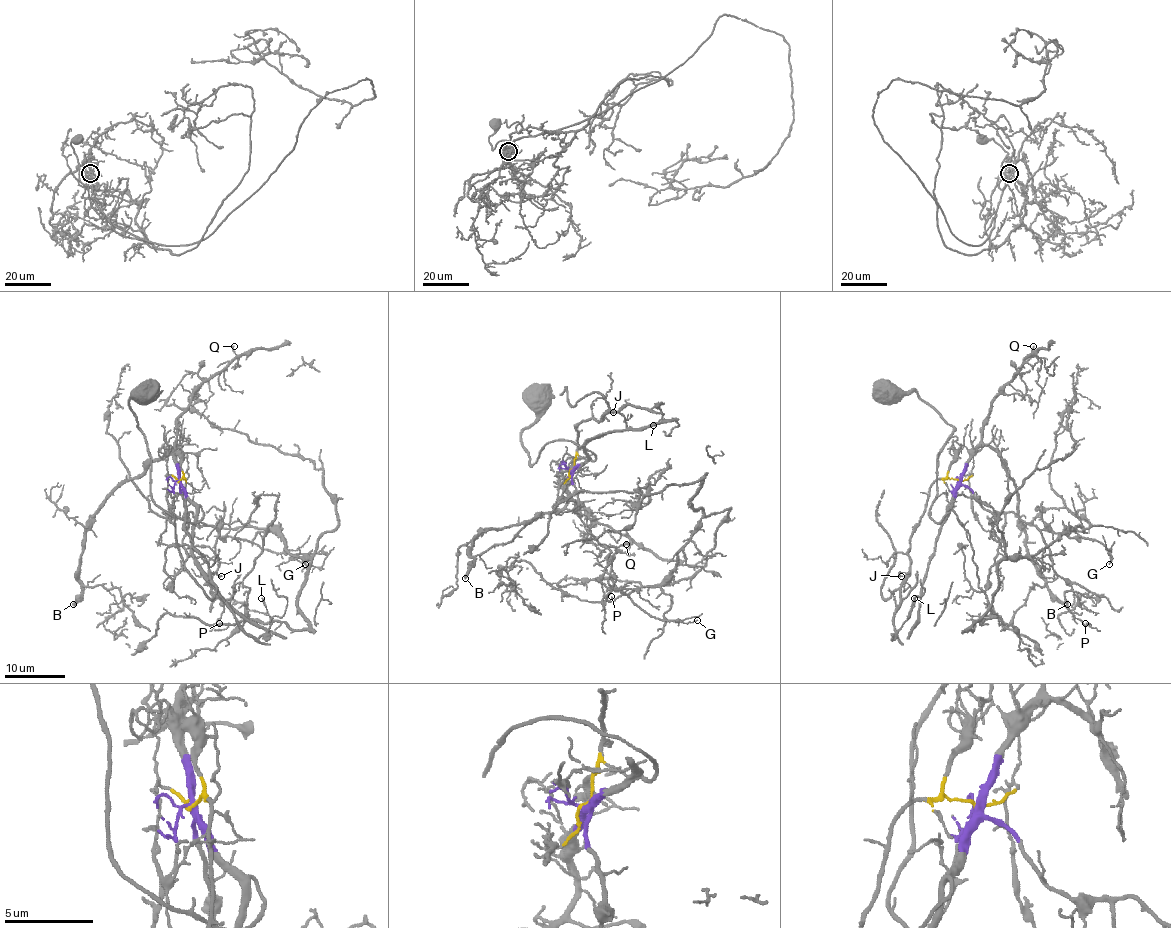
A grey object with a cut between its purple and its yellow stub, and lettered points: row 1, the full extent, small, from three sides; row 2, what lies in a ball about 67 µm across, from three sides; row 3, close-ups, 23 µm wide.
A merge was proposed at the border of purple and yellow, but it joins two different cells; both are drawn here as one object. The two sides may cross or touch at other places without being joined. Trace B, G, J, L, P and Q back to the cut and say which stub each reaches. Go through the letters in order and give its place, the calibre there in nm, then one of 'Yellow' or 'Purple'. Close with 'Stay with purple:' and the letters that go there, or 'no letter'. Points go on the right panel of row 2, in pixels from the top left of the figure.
B: Place: (1067, 604). Thickness 360 nm. Purple
G: Place: (1109, 564). Thickness 100 nm. Purple
J: Place: (901, 576). Thickness 120 nm. Yellow
L: Place: (914, 598). Thickness 120 nm. Yellow
P: Place: (1085, 623). Thickness 130 nm. Purple
Q: Place: (1033, 346). Thickness 120 nm. Purple
Stay with purple: B, G, P, Q

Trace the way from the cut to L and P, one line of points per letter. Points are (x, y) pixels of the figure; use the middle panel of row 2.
L: (572, 470), (581, 422), (600, 420), (609, 411), (629, 405), (656, 407), (662, 419), (653, 425)
P: (572, 470), (578, 517), (611, 552), (602, 582), (611, 589), (611, 576), (615, 579), (606, 600), (611, 597)

